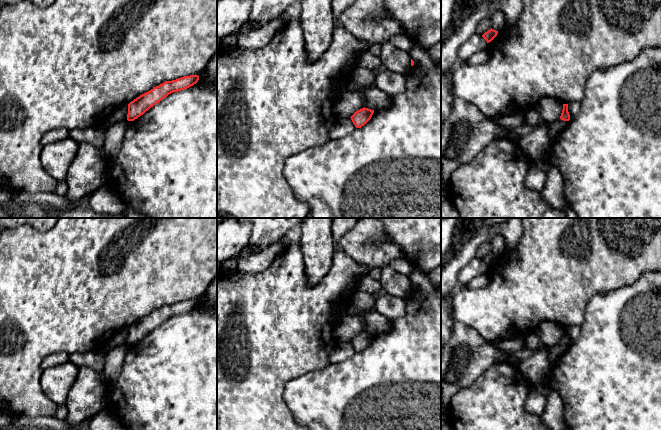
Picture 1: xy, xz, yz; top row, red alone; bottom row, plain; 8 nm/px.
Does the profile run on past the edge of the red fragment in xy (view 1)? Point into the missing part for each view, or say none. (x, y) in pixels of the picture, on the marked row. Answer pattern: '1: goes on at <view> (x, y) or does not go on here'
1: does not go on here

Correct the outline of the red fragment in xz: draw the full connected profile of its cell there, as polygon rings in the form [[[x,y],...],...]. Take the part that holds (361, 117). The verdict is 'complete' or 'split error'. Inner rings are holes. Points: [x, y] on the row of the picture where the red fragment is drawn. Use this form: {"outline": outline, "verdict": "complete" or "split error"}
{"outline": [[[362,108],[356,111],[350,118],[356,128],[364,126],[372,117],[374,110]]], "verdict": "complete"}

